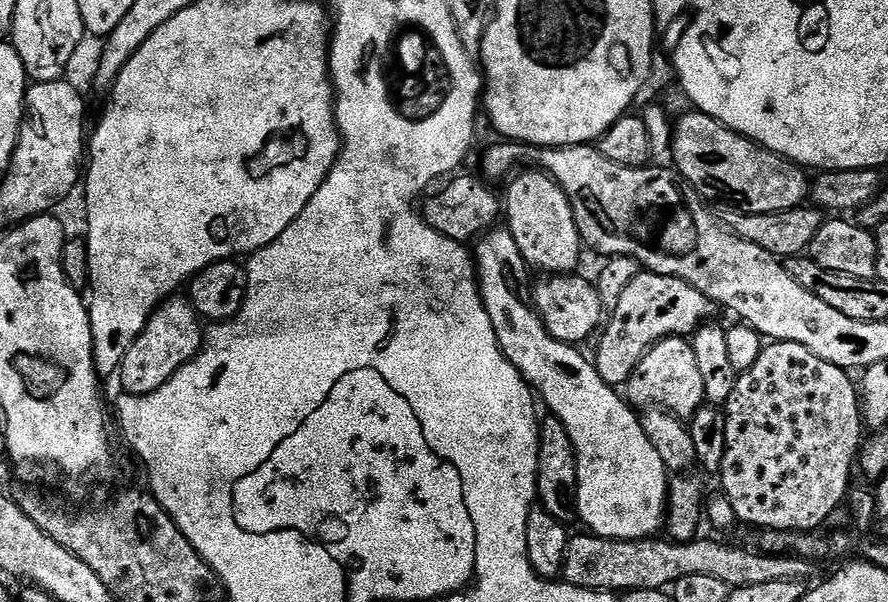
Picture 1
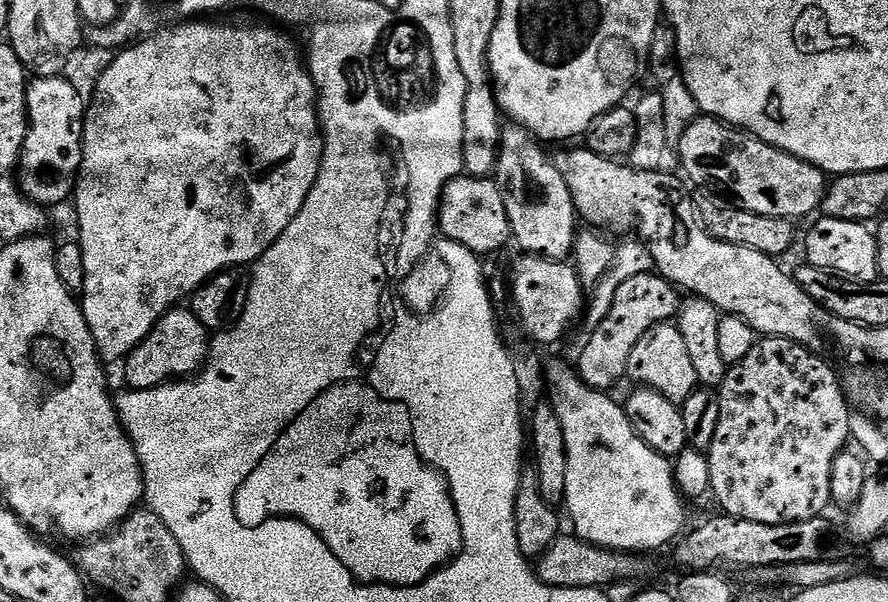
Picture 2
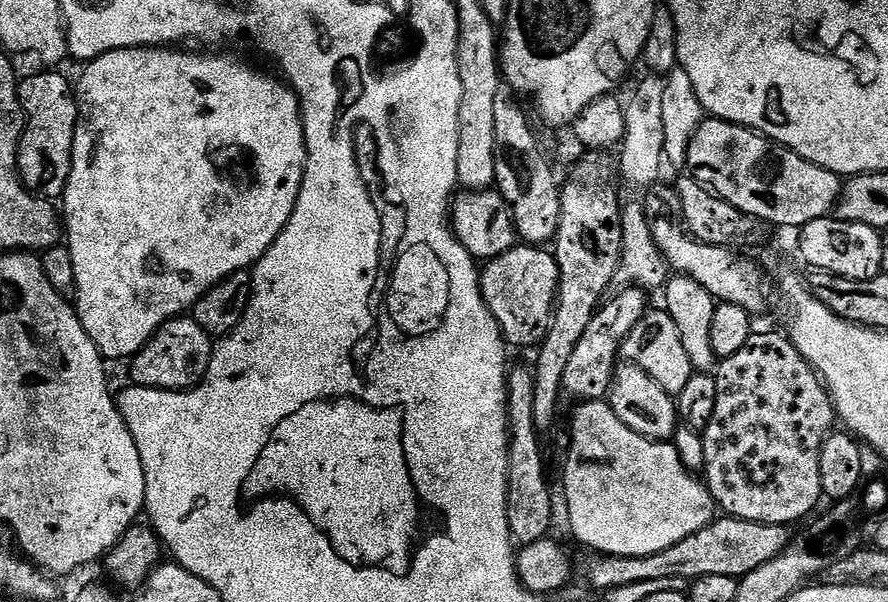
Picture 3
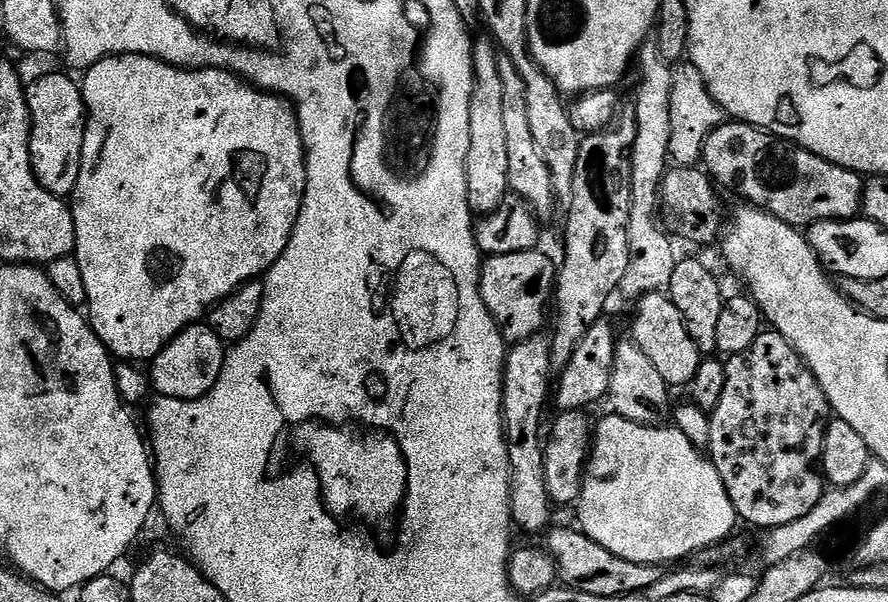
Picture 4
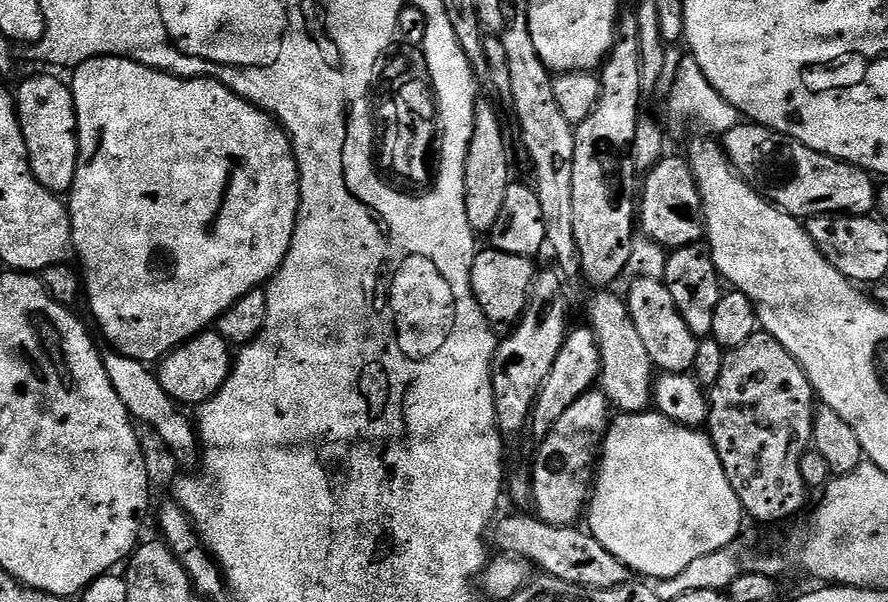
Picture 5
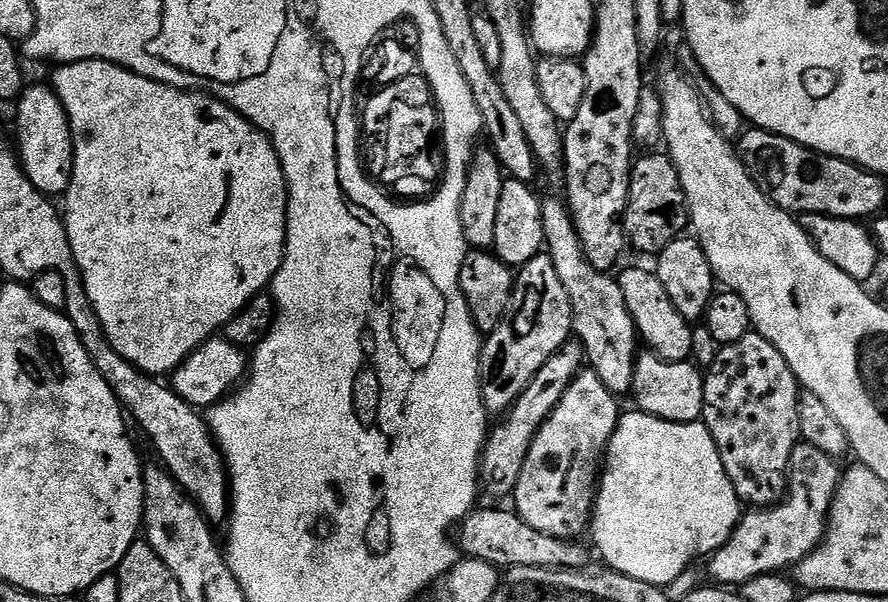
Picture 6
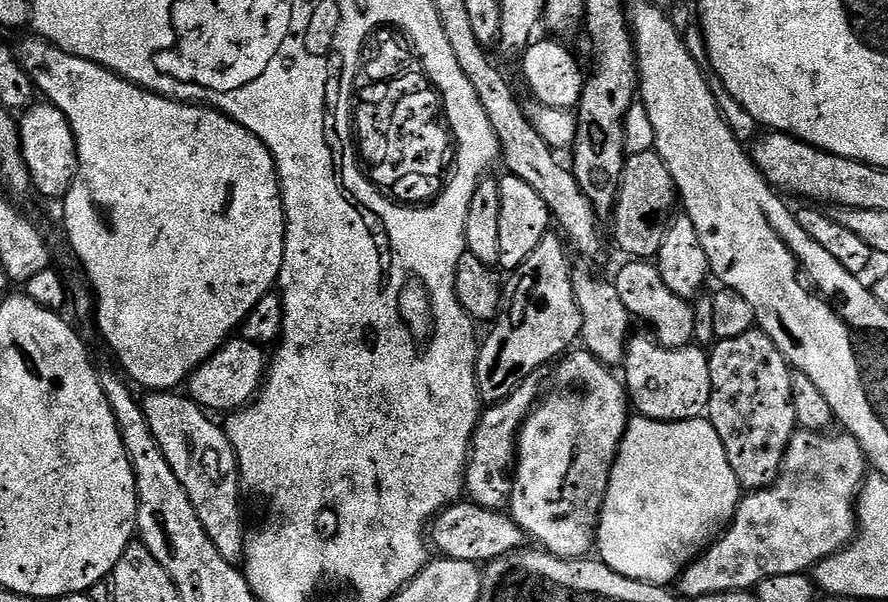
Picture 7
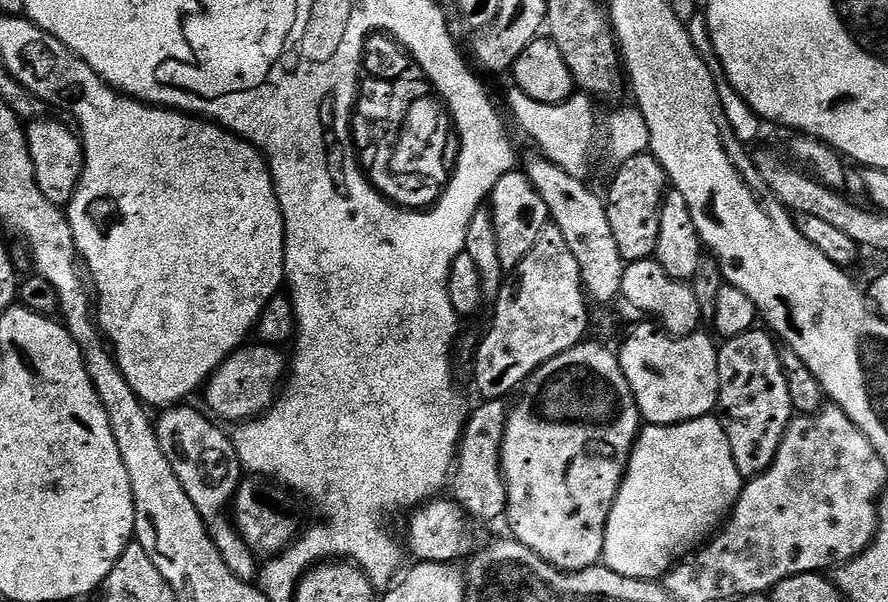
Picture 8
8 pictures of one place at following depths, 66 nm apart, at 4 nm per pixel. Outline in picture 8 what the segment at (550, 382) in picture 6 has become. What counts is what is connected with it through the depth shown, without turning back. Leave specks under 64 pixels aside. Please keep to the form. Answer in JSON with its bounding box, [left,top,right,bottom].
[450,400,508,521]

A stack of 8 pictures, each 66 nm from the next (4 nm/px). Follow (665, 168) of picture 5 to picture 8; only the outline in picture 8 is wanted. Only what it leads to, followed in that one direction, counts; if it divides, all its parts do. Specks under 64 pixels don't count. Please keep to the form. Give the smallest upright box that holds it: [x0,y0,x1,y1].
[606,151,670,264]

